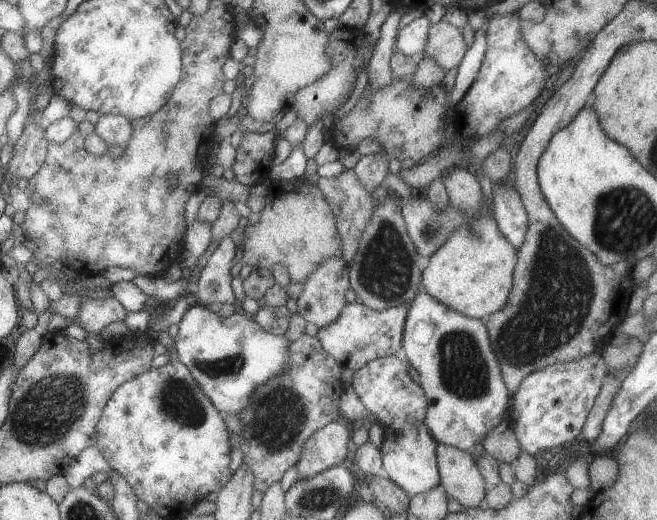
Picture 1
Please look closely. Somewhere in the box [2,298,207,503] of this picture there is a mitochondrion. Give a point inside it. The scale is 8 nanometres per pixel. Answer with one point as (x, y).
(46, 410)

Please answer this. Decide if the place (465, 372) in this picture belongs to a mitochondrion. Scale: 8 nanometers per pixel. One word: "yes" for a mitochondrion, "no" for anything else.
yes

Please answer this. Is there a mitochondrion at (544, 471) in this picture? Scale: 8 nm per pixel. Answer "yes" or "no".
no

